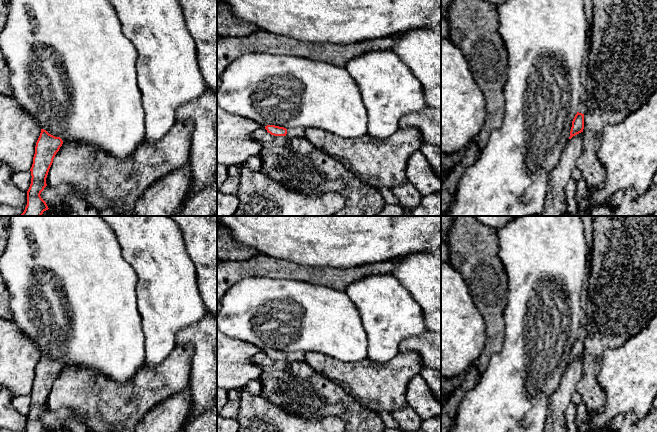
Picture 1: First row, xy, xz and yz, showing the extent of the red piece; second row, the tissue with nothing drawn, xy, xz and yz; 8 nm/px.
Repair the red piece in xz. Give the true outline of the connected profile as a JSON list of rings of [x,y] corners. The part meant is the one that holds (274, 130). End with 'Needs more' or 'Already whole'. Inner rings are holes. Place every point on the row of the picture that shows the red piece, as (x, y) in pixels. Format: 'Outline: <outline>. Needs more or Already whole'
Outline: [[[267,125],[265,126],[265,129],[268,133],[274,136],[288,136],[288,137],[302,137],[304,138],[304,127],[295,127],[291,129],[286,129],[284,127],[279,127],[275,125]]]. Needs more

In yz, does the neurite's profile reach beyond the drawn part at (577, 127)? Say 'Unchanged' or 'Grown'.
Grown

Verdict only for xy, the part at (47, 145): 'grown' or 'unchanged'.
unchanged

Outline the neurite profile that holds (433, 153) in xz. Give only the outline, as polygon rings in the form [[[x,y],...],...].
[[[423,142],[420,151],[425,155],[435,172],[441,177],[441,148]]]

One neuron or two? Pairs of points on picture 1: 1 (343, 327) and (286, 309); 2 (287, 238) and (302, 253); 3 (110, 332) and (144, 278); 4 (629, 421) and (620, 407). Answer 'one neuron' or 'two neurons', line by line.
1: one neuron
2: one neuron
3: two neurons
4: two neurons

